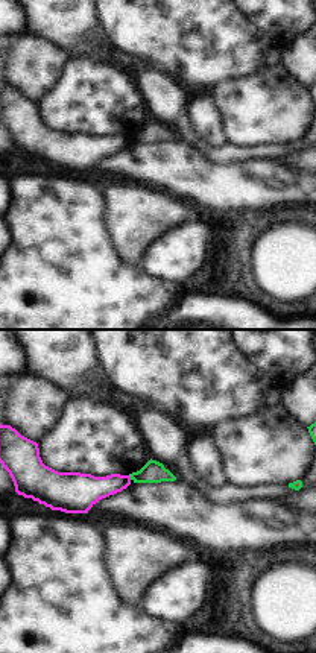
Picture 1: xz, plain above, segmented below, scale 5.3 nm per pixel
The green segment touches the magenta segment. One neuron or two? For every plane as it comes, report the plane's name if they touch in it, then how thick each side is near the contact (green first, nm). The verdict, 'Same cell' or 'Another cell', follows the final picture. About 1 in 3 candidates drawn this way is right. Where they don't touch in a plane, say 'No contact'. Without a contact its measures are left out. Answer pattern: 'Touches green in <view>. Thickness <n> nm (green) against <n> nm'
Touches green in xz. Thickness 120 nm (green) against 170 nm

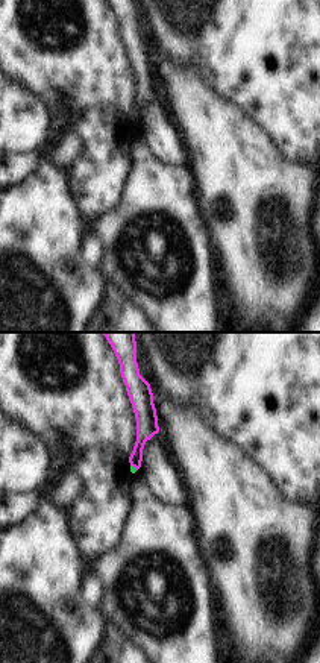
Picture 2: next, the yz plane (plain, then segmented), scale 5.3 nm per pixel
Touches green in yz. Thickness 30 nm (green) against 110 nm

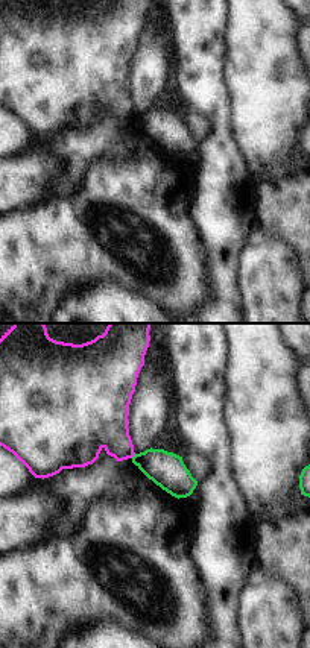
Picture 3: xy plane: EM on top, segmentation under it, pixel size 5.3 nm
Touches green in xy. Thickness 190 nm (green) against 280 nm

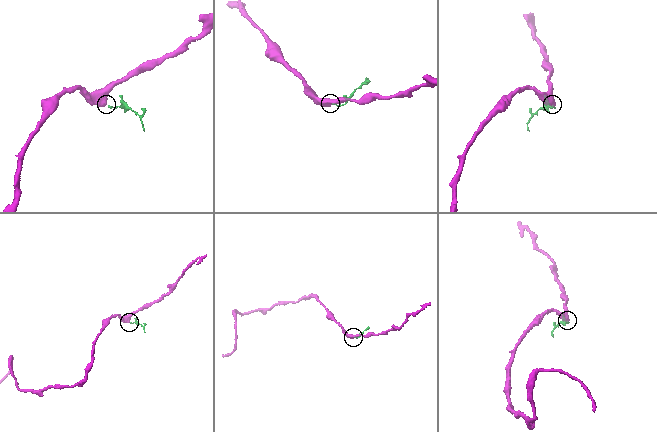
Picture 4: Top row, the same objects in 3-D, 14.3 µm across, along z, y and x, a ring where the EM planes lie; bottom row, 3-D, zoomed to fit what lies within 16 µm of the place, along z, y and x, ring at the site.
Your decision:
Another cell

